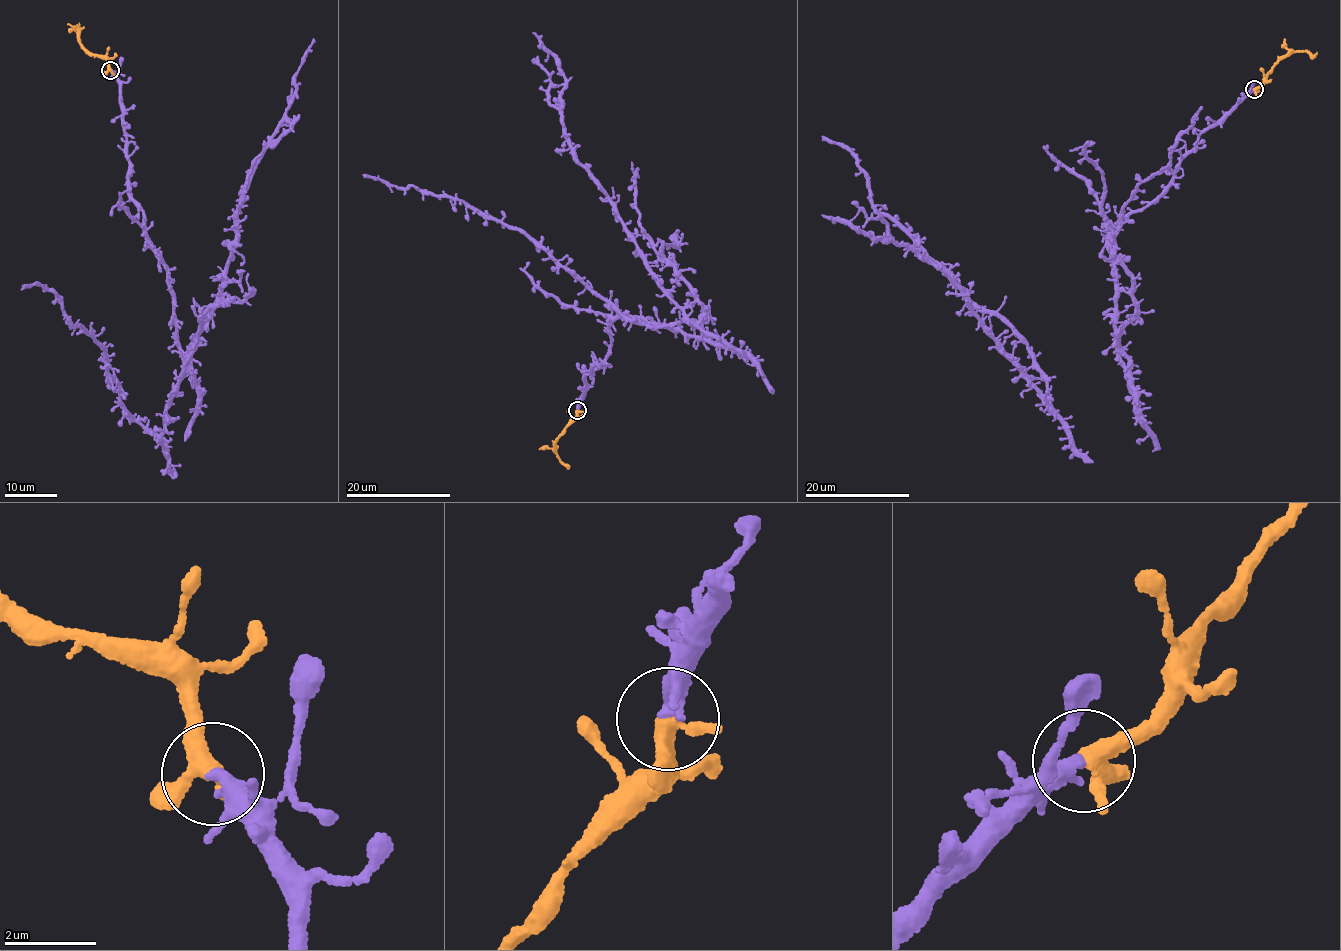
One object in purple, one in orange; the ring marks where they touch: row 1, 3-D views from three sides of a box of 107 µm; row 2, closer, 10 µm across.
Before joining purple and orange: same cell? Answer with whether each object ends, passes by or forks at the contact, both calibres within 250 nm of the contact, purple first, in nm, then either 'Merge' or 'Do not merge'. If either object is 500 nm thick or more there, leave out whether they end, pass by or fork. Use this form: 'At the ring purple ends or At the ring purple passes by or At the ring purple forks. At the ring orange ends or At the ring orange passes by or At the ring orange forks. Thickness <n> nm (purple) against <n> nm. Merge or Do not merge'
At the ring purple passes by. At the ring orange passes by. Thickness 280 nm (purple) against 320 nm. Merge

